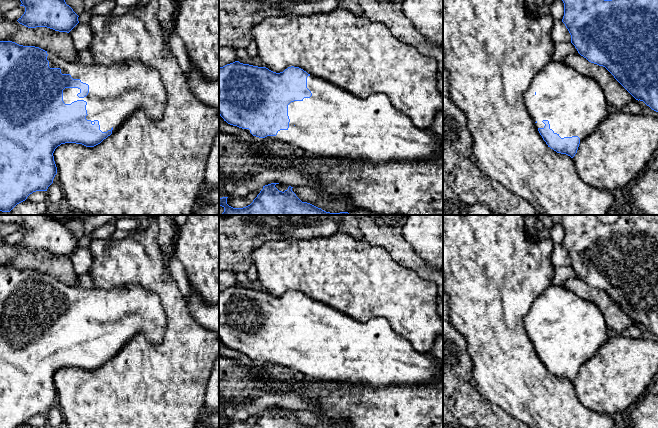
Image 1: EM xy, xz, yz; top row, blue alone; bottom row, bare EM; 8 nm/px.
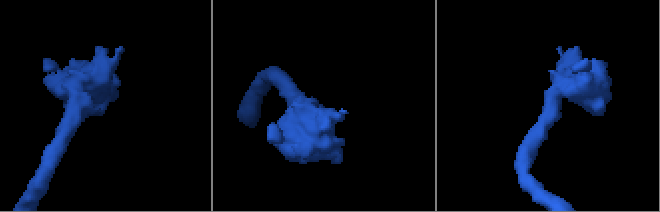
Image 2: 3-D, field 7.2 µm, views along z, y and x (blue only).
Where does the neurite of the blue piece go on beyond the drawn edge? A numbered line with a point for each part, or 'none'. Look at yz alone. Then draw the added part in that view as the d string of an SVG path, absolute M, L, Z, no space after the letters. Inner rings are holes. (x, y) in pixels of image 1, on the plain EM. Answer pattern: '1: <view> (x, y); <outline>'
1: yz (574, 328); M550 285L533 302L525 316L525 329L537 352L544 352L543 344L548 344L550 353L561 362L578 360L580 366L587 362L607 341L611 332L606 320L596 304L567 290L563 285Z

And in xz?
1: xz (333, 346); M313 299L307 301L307 312L312 317L310 322L294 325L288 329L289 352L278 355L276 360L265 362L286 366L312 379L353 383L374 388L387 385L436 385L442 381L443 368L439 360L429 352L416 351L407 339L392 329L386 318L375 317L367 322L359 322Z

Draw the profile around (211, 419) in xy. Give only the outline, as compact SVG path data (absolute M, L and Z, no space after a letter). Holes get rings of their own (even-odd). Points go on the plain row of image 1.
M205 406L200 411L200 417L194 428L202 428L204 425L207 428L219 428L219 411L209 412Z

